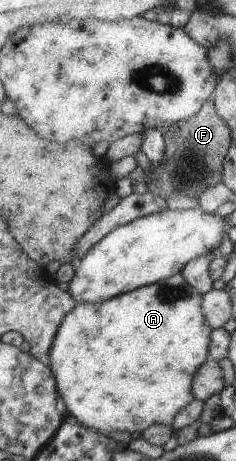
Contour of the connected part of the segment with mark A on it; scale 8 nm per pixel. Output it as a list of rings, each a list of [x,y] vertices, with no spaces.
[[[179,271],[168,279],[133,289],[123,295],[117,295],[105,303],[76,303],[76,308],[73,311],[69,311],[65,316],[65,320],[54,339],[53,348],[48,353],[51,360],[50,367],[53,369],[54,376],[57,379],[57,388],[66,404],[67,414],[75,416],[81,425],[104,434],[114,430],[127,430],[127,432],[135,434],[135,432],[142,433],[147,427],[157,423],[167,426],[172,425],[177,413],[195,399],[192,384],[197,372],[199,372],[199,368],[208,359],[210,334],[213,329],[205,320],[201,308],[203,295],[196,288],[193,288],[185,280],[182,271]]]

